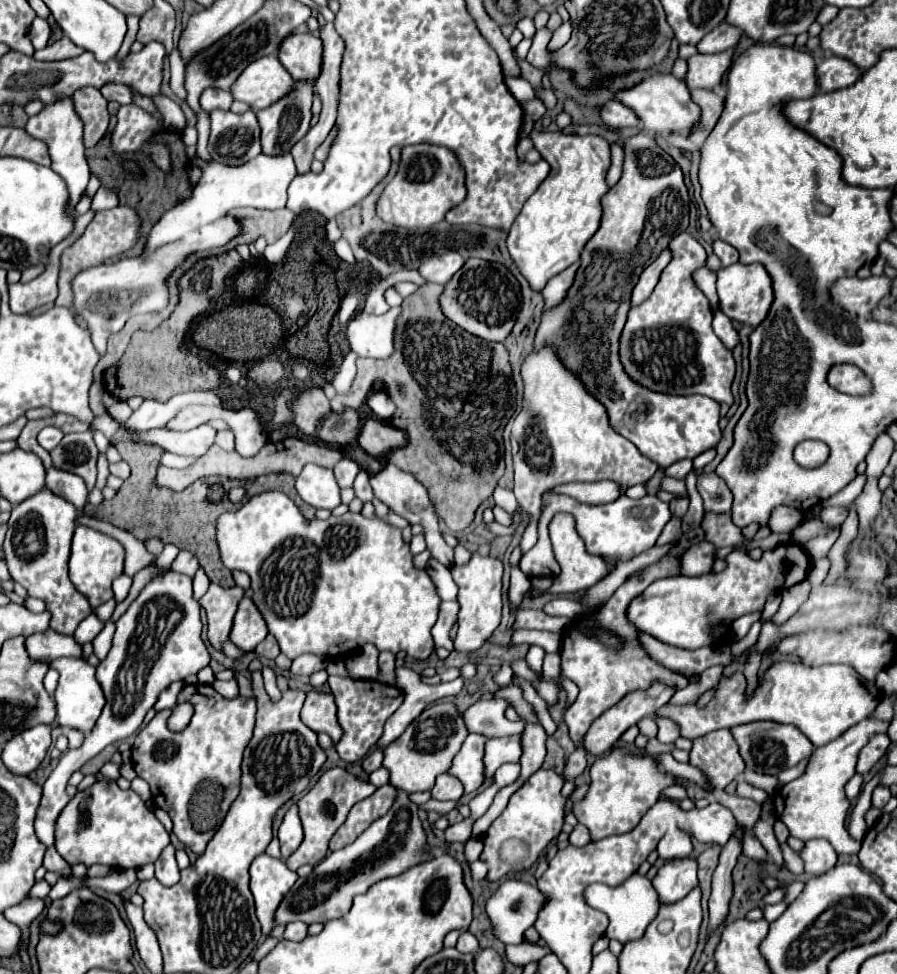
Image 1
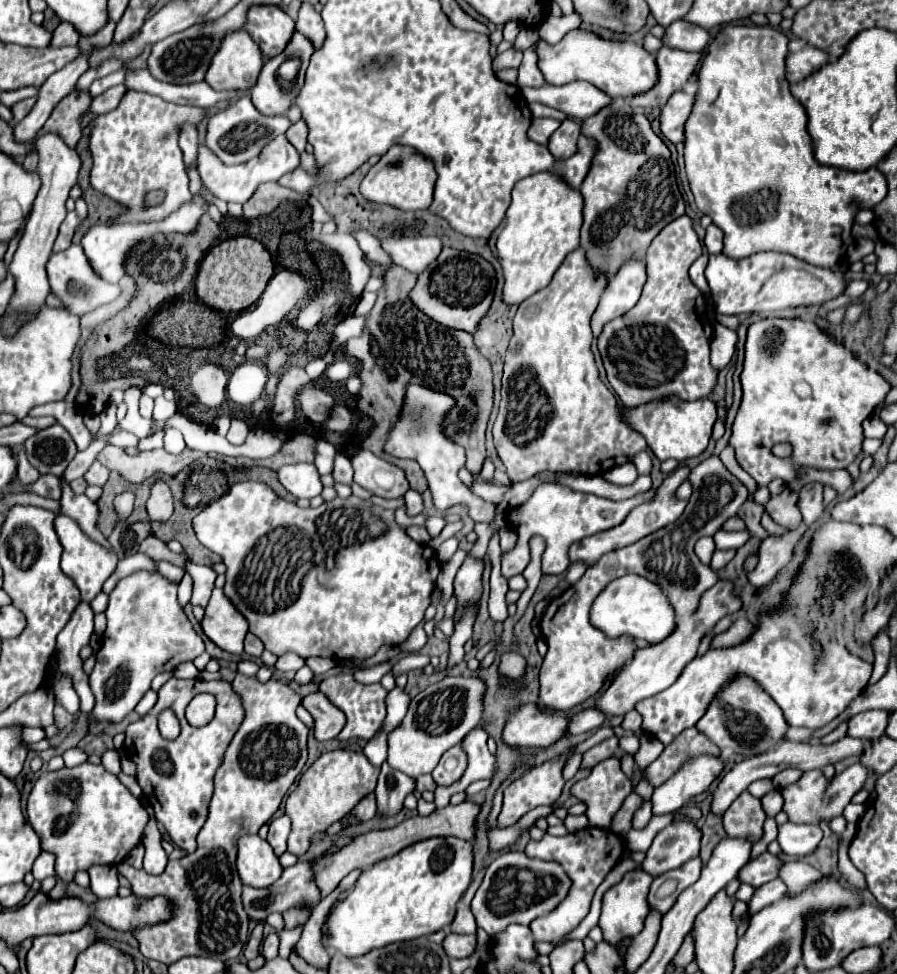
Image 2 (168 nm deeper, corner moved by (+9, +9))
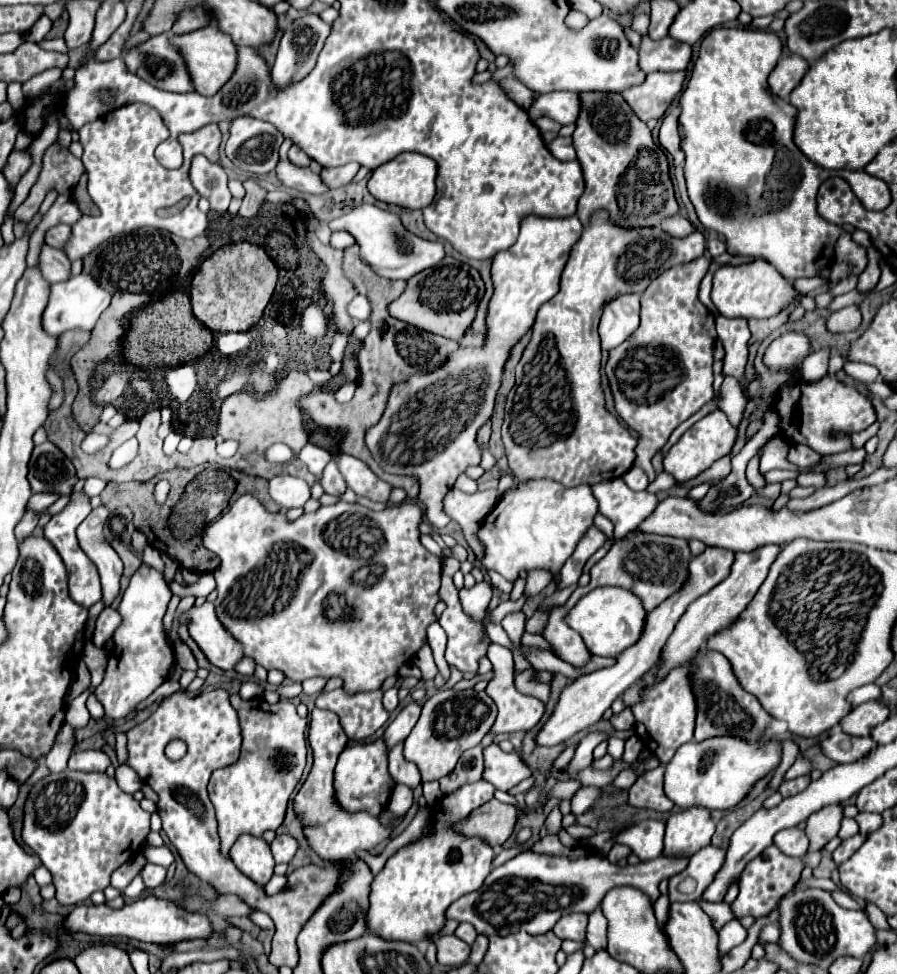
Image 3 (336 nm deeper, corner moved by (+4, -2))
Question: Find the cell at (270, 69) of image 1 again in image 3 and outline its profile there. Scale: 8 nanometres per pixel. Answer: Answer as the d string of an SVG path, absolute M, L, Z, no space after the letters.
M205 27L199 31L193 31L193 35L181 35L171 37L173 45L187 55L187 67L191 67L191 77L195 79L195 91L201 95L215 95L237 71L237 45L231 41L227 33L223 33L219 27Z

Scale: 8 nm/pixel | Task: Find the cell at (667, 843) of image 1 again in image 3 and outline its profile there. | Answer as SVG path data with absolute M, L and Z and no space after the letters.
M723 737L707 739L703 743L685 743L679 747L671 763L665 769L665 795L679 807L705 807L705 809L731 809L753 787L753 783L765 777L781 761L781 745L777 741L767 743L743 743L743 739Z

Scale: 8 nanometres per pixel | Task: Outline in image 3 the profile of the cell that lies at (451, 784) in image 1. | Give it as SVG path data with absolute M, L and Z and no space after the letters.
M483 741L483 743L479 743L477 747L467 749L467 751L459 757L459 763L455 765L455 769L453 769L447 777L439 779L439 783L441 783L441 793L443 793L443 795L449 795L449 793L457 791L459 787L463 787L463 785L467 785L467 783L475 783L475 781L481 779L481 773L483 773L483 755L481 755L481 751L483 751L485 745L487 745L487 743Z

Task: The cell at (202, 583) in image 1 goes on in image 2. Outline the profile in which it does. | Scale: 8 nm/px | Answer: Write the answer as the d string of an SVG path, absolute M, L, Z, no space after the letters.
M184 574L182 582L178 584L178 604L184 608L190 602L190 596L192 596L192 578Z

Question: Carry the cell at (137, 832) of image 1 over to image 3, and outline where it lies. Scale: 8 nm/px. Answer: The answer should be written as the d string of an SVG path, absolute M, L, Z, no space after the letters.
M65 769L63 773L51 773L31 787L25 803L23 841L41 857L43 865L53 873L53 885L57 889L57 901L61 905L77 905L89 899L91 893L103 891L109 885L109 877L123 863L133 859L145 845L149 835L149 813L139 807L133 795L119 789L117 781L107 773L79 773Z

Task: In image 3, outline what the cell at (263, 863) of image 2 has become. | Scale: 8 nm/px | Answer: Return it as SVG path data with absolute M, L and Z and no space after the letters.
M241 835L235 841L235 847L231 847L231 861L259 887L265 887L275 873L275 859L269 845L253 835Z

